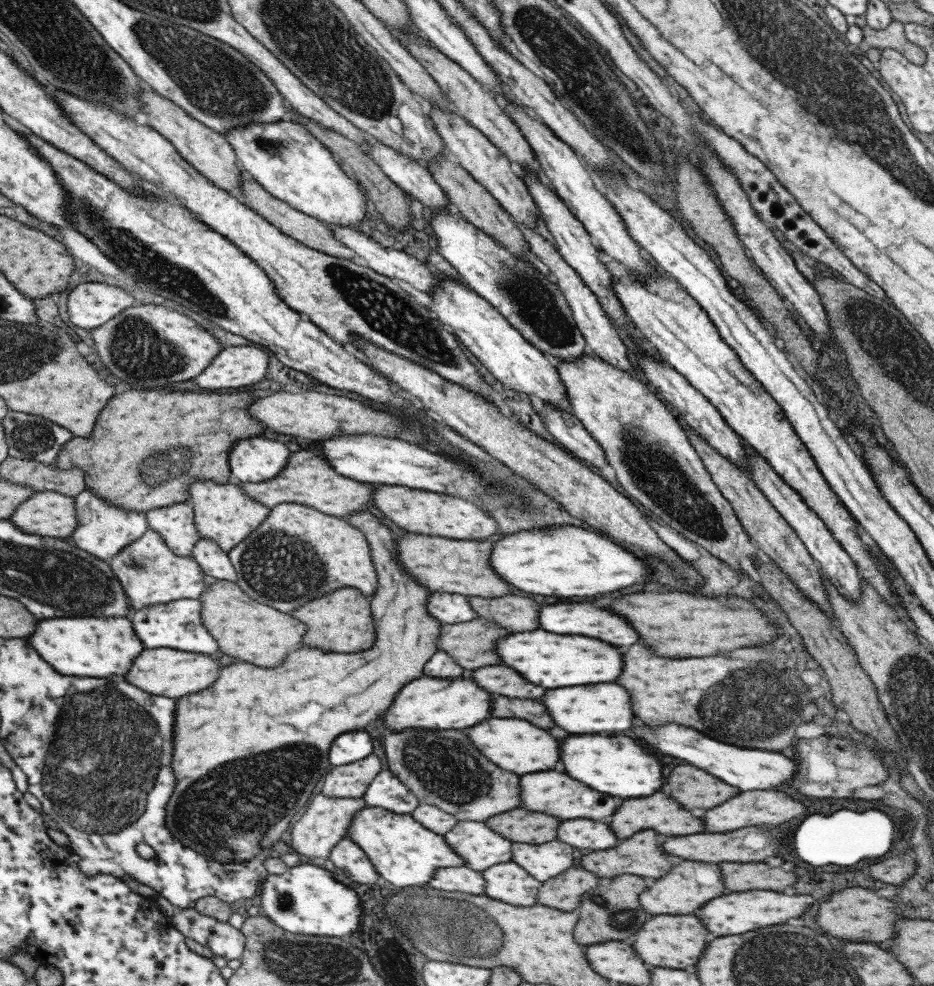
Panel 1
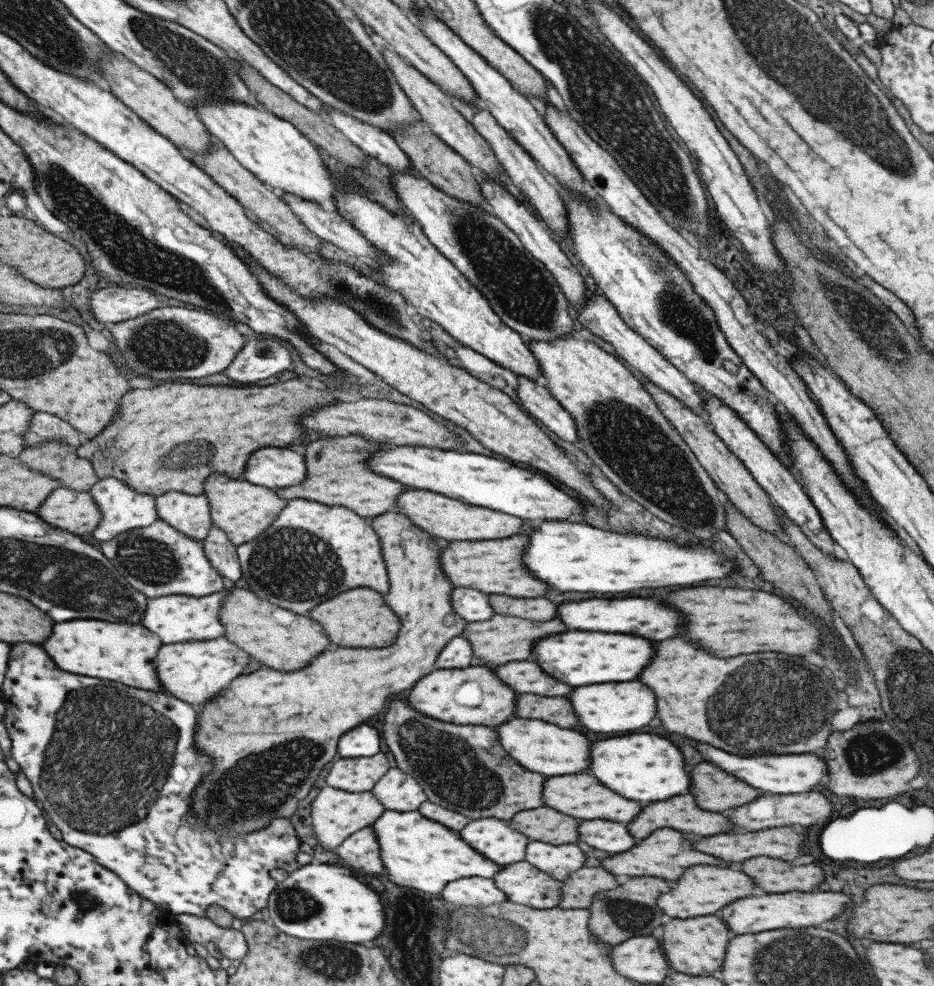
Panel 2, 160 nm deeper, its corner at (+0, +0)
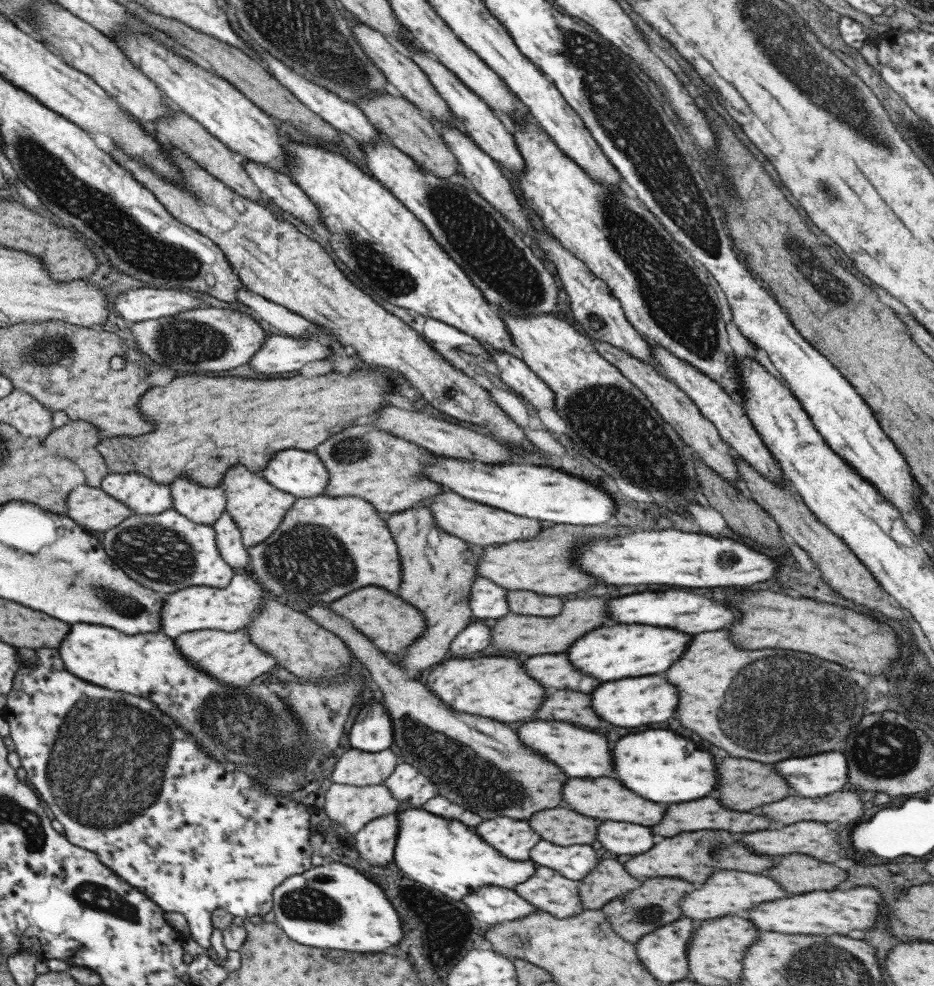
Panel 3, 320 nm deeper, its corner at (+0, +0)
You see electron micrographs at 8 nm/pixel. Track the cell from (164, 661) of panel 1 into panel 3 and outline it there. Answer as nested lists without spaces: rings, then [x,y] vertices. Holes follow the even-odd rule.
[[[243,627],[233,632],[203,629],[184,632],[175,638],[173,644],[181,652],[181,656],[189,660],[197,670],[205,672],[207,676],[217,679],[220,683],[238,687],[260,678],[276,667],[275,658],[271,658],[269,654],[261,652],[255,644],[251,644],[247,634]]]

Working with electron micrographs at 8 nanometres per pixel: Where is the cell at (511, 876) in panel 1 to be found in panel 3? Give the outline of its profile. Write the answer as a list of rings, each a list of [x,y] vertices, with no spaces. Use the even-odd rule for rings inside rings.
[[[536,865],[535,872],[525,882],[518,884],[513,891],[532,904],[538,912],[550,914],[557,919],[565,919],[584,910],[580,903],[579,885],[579,881],[569,880],[551,868]]]

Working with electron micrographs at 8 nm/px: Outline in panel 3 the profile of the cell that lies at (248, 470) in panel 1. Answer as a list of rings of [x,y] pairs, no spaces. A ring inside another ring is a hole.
[[[296,448],[276,452],[258,474],[271,486],[296,498],[321,495],[328,481],[327,469],[318,456]]]

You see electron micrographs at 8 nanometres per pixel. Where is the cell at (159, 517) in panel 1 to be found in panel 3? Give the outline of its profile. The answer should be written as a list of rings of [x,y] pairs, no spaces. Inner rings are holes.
[[[179,475],[168,487],[171,507],[192,523],[212,525],[224,511],[226,498],[219,486],[207,488],[185,475]]]

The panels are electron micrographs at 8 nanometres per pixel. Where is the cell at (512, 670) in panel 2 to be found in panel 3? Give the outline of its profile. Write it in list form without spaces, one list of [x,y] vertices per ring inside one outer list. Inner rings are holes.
[[[547,654],[547,656],[529,657],[521,666],[527,670],[531,678],[547,688],[567,688],[575,692],[591,692],[599,686],[599,680],[589,678],[575,670],[565,654]]]

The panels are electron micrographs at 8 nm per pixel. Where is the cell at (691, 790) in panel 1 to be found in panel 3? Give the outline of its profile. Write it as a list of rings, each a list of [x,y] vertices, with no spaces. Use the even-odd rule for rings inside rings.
[[[727,756],[725,760],[721,760],[717,764],[717,770],[719,770],[719,786],[717,786],[715,792],[719,794],[719,802],[727,804],[727,808],[735,808],[735,810],[745,812],[745,810],[751,810],[751,808],[777,802],[792,794],[787,781],[775,772],[775,767],[772,767],[770,763]]]

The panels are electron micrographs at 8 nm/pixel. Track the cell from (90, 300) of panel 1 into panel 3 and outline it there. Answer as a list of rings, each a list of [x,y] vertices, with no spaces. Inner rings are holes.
[[[142,287],[118,294],[111,310],[127,323],[153,320],[197,308],[201,302],[187,291]]]

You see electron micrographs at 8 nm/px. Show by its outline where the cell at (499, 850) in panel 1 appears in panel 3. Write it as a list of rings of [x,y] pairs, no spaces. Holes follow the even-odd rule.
[[[509,817],[482,819],[474,832],[501,856],[509,860],[527,860],[530,850],[540,841],[540,836],[531,830],[528,822]]]

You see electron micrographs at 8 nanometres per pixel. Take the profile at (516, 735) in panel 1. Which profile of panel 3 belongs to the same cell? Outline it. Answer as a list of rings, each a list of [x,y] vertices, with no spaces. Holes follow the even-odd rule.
[[[527,722],[517,730],[517,736],[535,749],[543,758],[555,762],[565,776],[569,778],[599,778],[599,776],[611,776],[613,774],[613,760],[611,760],[611,748],[609,742],[595,734],[587,732],[583,728],[575,728],[565,722]]]

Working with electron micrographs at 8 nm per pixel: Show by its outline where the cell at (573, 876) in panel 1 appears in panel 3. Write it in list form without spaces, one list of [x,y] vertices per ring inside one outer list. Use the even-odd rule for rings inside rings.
[[[601,860],[579,882],[580,903],[587,910],[601,909],[609,901],[627,894],[641,884],[635,877],[627,874],[617,860]]]

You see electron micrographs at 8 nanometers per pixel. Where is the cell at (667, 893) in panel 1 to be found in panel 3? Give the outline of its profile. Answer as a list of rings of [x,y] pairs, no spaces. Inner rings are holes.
[[[715,872],[711,874],[711,878],[707,880],[707,884],[703,884],[699,890],[689,892],[687,896],[683,896],[683,904],[681,904],[681,912],[687,918],[695,918],[695,920],[707,920],[707,918],[721,918],[721,916],[731,916],[731,914],[739,914],[745,910],[751,910],[753,906],[761,904],[761,902],[769,902],[769,900],[779,900],[785,898],[787,892],[781,890],[779,884],[775,884],[771,878],[767,876],[757,876],[757,874],[747,874],[747,872]]]

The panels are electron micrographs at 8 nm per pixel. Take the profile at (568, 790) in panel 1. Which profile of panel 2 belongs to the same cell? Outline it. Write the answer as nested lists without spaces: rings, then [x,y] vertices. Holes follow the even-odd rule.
[[[585,774],[547,778],[543,783],[543,804],[579,820],[601,818],[601,820],[613,820],[613,822],[631,822],[641,812],[641,806],[637,802],[621,798],[619,794],[601,786],[593,776],[585,776]]]

